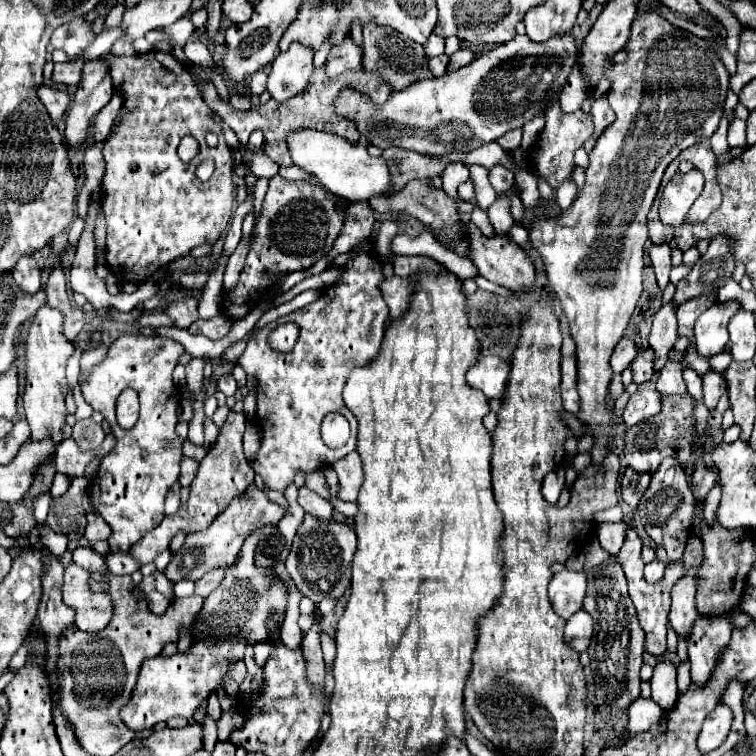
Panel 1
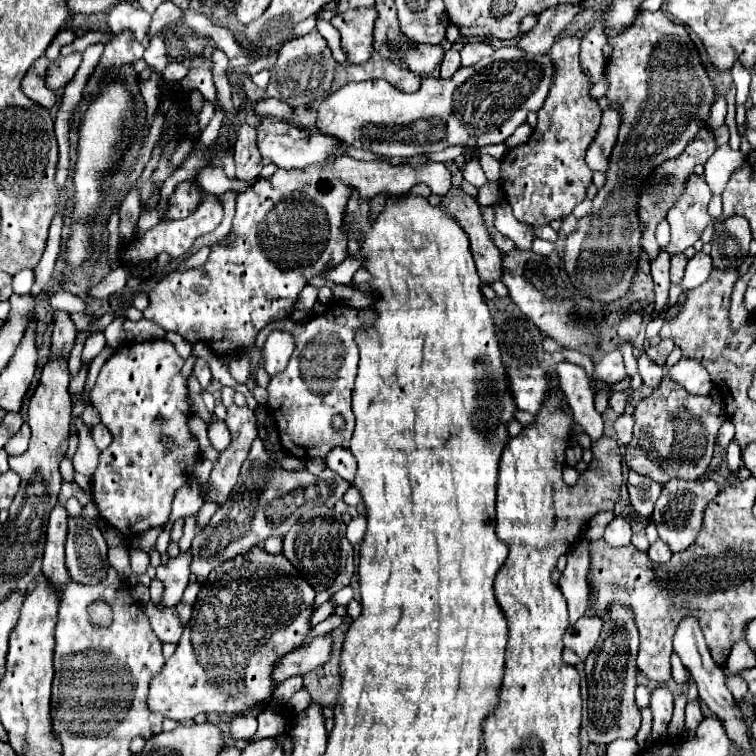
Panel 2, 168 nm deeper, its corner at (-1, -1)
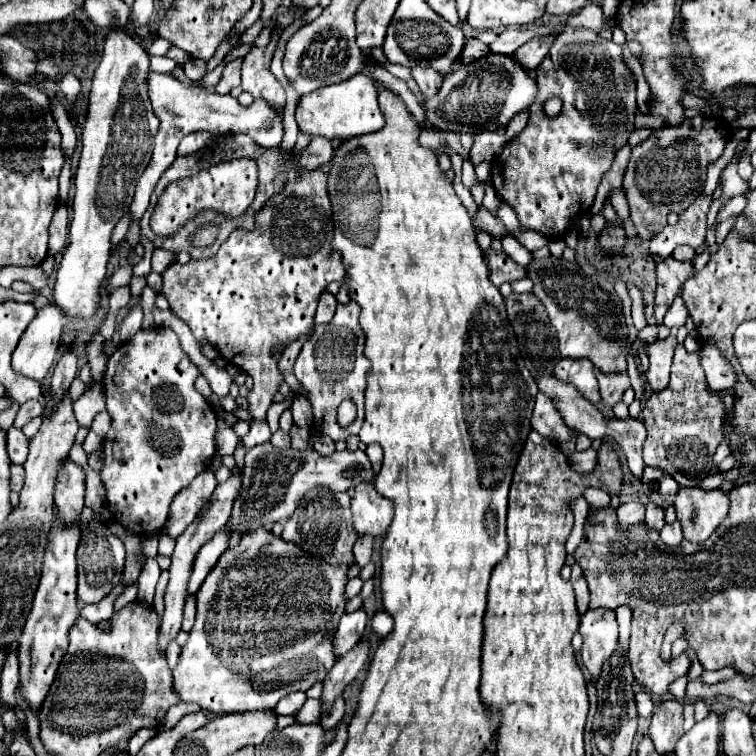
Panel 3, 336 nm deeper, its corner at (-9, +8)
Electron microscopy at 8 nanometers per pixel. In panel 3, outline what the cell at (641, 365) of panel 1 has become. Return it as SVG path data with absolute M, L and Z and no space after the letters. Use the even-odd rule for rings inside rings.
M670 335L670 337L662 339L662 341L644 345L644 351L648 353L648 359L650 359L646 379L648 379L648 383L652 385L654 391L660 391L660 389L664 389L668 385L674 347L676 347L676 337L674 335Z

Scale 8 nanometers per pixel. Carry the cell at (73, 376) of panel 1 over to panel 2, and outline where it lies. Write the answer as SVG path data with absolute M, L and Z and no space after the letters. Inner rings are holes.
M92 332L90 334L90 338L86 340L86 344L84 344L84 352L82 352L82 360L84 362L90 362L94 356L98 356L100 354L100 350L104 348L104 344L106 344L106 338L104 338L104 334L102 332Z

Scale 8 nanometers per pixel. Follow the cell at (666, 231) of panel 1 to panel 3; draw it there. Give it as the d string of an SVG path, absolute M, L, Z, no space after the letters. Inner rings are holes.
M696 115L680 127L662 127L654 135L650 135L646 141L632 147L632 157L624 173L624 193L630 205L630 219L634 221L640 239L650 241L656 233L660 233L666 227L666 215L670 211L682 213L702 193L704 181L706 181L706 167L708 163L716 161L722 155L724 143L728 141L726 135L728 135L726 123L718 121L716 117Z

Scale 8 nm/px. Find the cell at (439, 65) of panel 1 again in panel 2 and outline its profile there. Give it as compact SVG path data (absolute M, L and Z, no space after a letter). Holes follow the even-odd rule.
M448 50L444 60L442 60L442 64L440 64L440 76L450 78L458 68L460 68L460 52Z

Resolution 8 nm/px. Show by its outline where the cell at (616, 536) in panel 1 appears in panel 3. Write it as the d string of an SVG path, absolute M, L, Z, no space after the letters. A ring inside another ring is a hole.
M638 501L622 503L616 509L616 513L618 513L618 521L622 527L632 527L632 525L638 525L644 521L644 505Z

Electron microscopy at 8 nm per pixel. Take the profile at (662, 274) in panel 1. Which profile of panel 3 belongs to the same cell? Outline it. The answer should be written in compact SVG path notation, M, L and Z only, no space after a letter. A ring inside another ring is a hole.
M666 257L656 265L658 289L656 289L656 321L658 325L664 319L664 313L670 309L674 297L680 293L684 281L692 275L692 263L676 261L674 257Z

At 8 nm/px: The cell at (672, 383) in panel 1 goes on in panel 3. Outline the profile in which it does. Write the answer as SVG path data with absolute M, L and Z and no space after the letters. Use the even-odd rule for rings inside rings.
M714 345L700 347L700 365L706 373L706 381L712 391L730 389L734 385L736 375L732 371L732 367L728 365L728 361L724 361L722 353Z

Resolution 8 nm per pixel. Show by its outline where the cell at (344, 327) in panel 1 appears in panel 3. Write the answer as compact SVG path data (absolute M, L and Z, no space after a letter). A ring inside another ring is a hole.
M350 301L348 305L338 305L336 315L340 315L340 323L332 325L330 321L320 331L314 331L314 335L303 345L294 363L294 375L302 385L300 395L304 395L312 405L312 431L328 435L334 441L346 441L350 435L358 435L364 421L364 389L368 361L364 357L364 335L358 325L358 313L360 307L354 301ZM344 399L352 399L358 407L358 417L348 429L340 429L336 423L336 409Z

